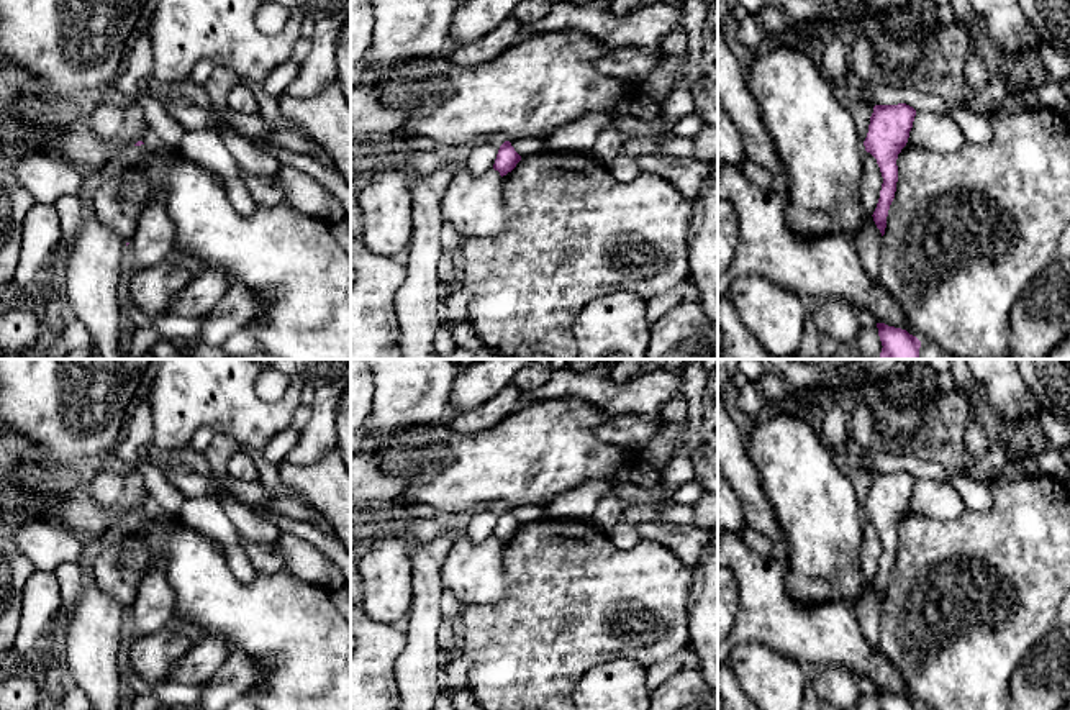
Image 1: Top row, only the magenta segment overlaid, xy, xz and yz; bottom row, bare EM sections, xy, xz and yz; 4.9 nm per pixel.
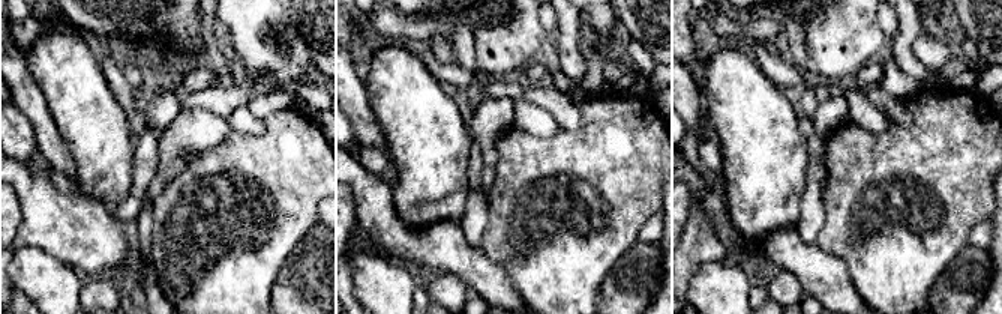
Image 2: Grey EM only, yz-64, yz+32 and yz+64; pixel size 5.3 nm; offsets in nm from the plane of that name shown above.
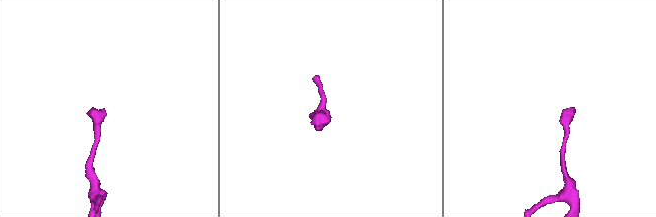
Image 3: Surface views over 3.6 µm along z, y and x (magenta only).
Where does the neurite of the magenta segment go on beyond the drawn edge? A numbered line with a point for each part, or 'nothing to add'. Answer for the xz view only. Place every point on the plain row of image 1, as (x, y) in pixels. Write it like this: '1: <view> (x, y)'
nothing to add

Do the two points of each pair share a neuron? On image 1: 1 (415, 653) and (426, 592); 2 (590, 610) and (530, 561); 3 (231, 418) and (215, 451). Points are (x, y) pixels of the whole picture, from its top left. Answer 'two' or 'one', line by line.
1: one
2: one
3: two

